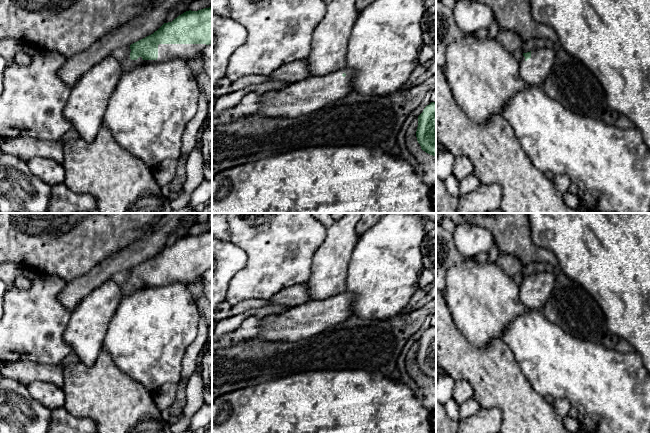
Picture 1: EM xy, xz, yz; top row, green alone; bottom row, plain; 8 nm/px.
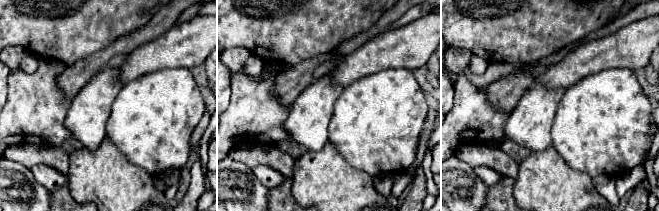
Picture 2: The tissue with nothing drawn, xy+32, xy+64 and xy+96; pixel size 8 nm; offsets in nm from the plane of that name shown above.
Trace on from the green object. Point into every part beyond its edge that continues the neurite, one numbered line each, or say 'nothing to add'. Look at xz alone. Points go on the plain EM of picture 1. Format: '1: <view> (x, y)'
1: xz (303, 321)

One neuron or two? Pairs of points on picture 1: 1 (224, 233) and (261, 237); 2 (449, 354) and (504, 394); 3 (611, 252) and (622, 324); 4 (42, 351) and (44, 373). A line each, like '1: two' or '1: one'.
1: two
2: one
3: one
4: two

